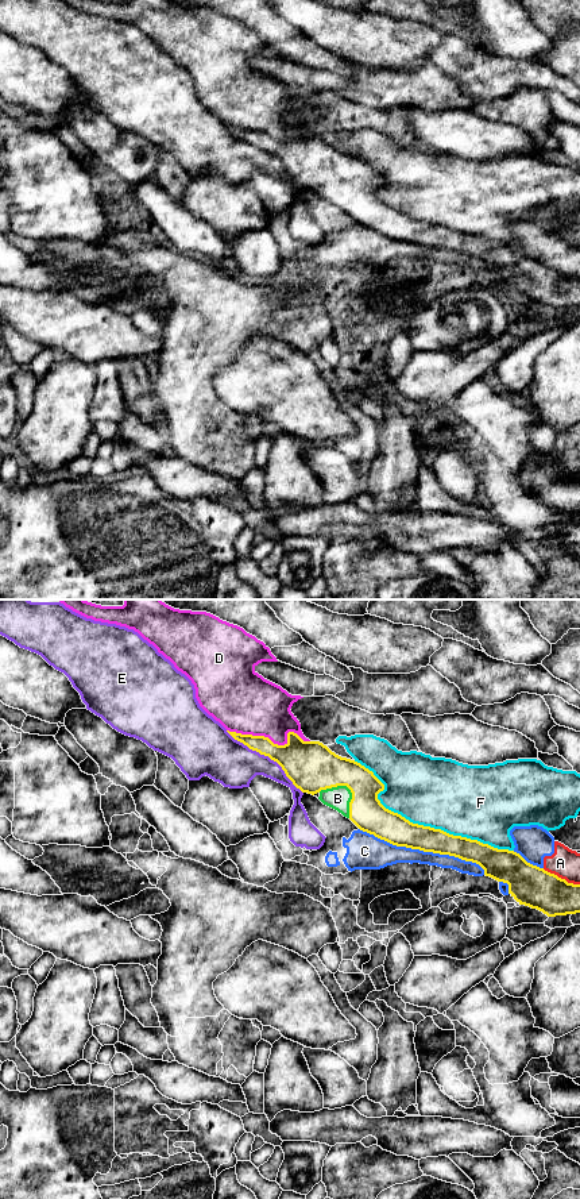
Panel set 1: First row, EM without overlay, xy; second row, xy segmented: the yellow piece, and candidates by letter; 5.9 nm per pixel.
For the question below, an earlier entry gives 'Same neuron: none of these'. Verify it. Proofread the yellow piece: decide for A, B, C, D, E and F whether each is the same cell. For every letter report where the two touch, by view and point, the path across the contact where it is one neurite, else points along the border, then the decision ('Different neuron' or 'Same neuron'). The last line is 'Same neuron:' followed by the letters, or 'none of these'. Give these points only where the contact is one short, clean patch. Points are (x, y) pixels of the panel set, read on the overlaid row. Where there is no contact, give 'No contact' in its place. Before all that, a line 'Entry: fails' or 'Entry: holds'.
Entry: fails
A: Touches yellow at xy (560, 878). Different neuron
B: Touches yellow at xy (348, 787). Same neuron
C: Touches yellow at xy (424, 851). Different neuron
D: Touches yellow at xy (270, 740). Different neuron
E: Touches yellow at xy (266, 755). Different neuron
F: Touches yellow at xy (422, 825). Different neuron
Same neuron: B

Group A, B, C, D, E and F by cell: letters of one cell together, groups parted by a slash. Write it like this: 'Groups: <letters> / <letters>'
Groups: A C / B / D / E / F

